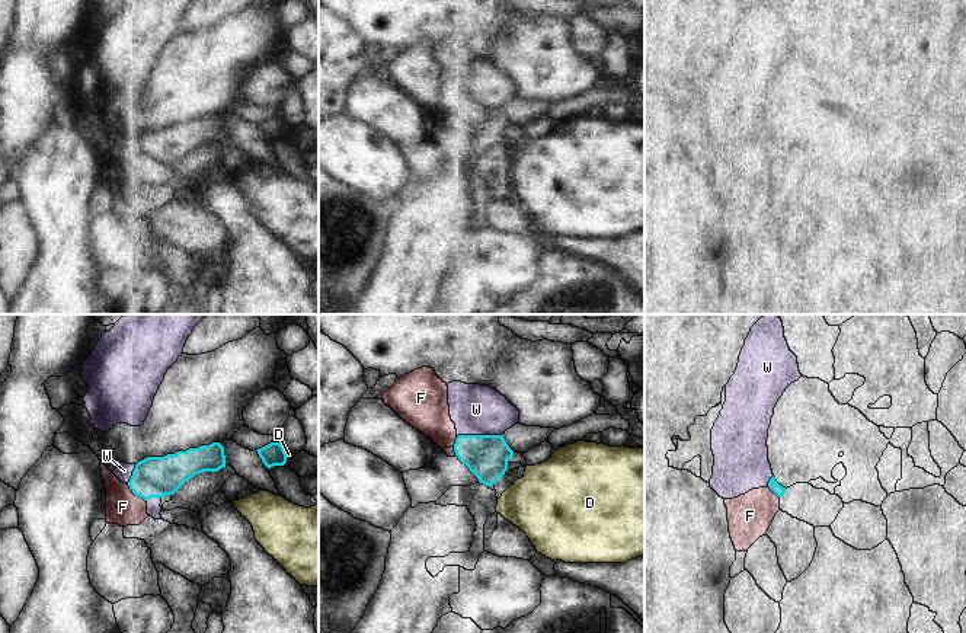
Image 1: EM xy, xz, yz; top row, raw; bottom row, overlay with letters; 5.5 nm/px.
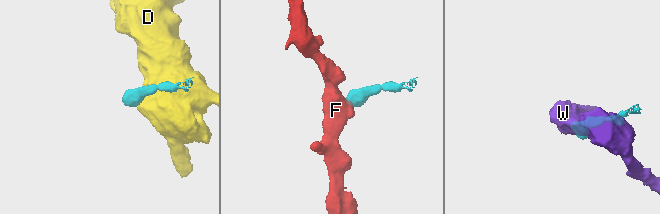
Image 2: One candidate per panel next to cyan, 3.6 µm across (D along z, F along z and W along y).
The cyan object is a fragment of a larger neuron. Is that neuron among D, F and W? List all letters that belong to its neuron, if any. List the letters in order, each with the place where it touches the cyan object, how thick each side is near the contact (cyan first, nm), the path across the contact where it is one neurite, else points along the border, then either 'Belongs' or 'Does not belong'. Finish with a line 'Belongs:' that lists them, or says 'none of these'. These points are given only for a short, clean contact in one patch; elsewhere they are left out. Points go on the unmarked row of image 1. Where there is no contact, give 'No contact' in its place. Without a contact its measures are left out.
D: Touches cyan at xy (285, 133). Thickness 130 nm (cyan) against 30 nm. Does not belong
F: Touches cyan at xy (136, 169). Thickness 220 nm (cyan) against 190 nm. Boundary: xy (127, 159), (144, 175). Does not belong
W: Touches cyan at xz (479, 109). Thickness 240 nm (cyan) against 280 nm. Boundary: xz (502, 108), (460, 108), (457, 111). Does not belong
Belongs: none of these.

